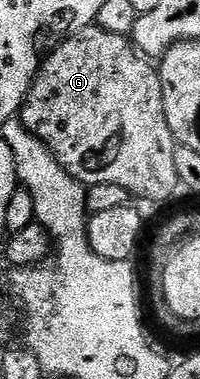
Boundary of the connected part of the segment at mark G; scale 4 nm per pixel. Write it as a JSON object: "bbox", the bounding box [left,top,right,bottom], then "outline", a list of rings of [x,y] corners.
{"bbox":[19,24,179,202],"outline":[[[96,24],[88,28],[78,29],[76,33],[74,38],[67,39],[46,62],[44,59],[40,63],[37,76],[33,79],[33,86],[25,98],[25,105],[21,107],[19,115],[21,123],[53,153],[55,160],[59,160],[59,164],[72,178],[85,183],[86,187],[95,184],[119,184],[119,188],[127,188],[130,195],[136,199],[139,197],[146,198],[149,202],[167,201],[176,190],[179,190],[177,173],[175,172],[175,152],[179,143],[173,137],[171,128],[167,124],[167,112],[163,108],[163,88],[161,87],[161,75],[158,67],[146,58],[129,38],[115,36],[115,32],[107,32]]]}

